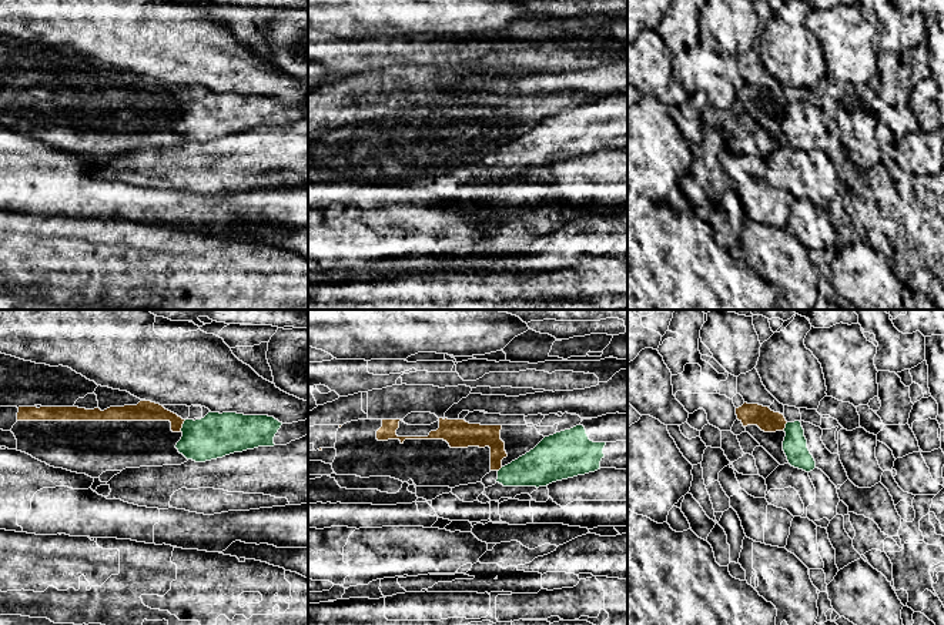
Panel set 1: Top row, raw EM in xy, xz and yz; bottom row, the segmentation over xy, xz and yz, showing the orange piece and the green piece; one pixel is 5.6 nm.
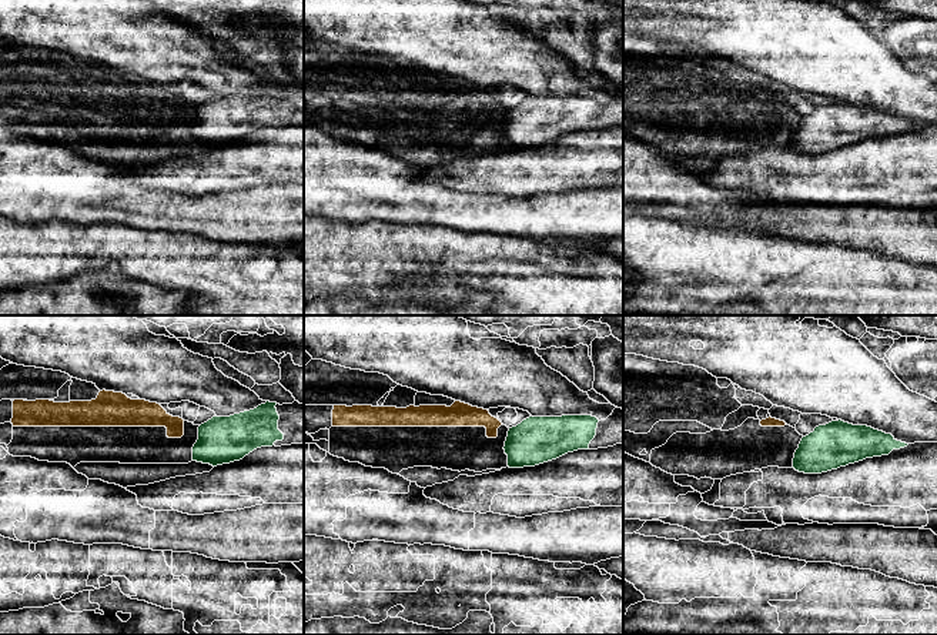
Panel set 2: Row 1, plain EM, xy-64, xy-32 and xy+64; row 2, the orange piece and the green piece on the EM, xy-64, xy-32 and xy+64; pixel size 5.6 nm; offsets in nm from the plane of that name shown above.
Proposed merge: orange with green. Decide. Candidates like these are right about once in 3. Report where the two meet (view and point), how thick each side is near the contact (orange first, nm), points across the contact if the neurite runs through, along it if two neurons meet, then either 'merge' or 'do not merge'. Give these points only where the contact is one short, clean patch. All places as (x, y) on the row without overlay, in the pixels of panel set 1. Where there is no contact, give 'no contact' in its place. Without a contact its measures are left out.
meets orange in xy at (181, 106); 110 nm thick on the orange side, 260 nm on the other; border along xy (186, 100), (180, 112); do not merge

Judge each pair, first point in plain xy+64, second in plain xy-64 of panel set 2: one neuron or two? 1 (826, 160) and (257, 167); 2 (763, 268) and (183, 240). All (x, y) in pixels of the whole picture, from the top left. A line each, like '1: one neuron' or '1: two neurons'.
1: one neuron
2: one neuron

